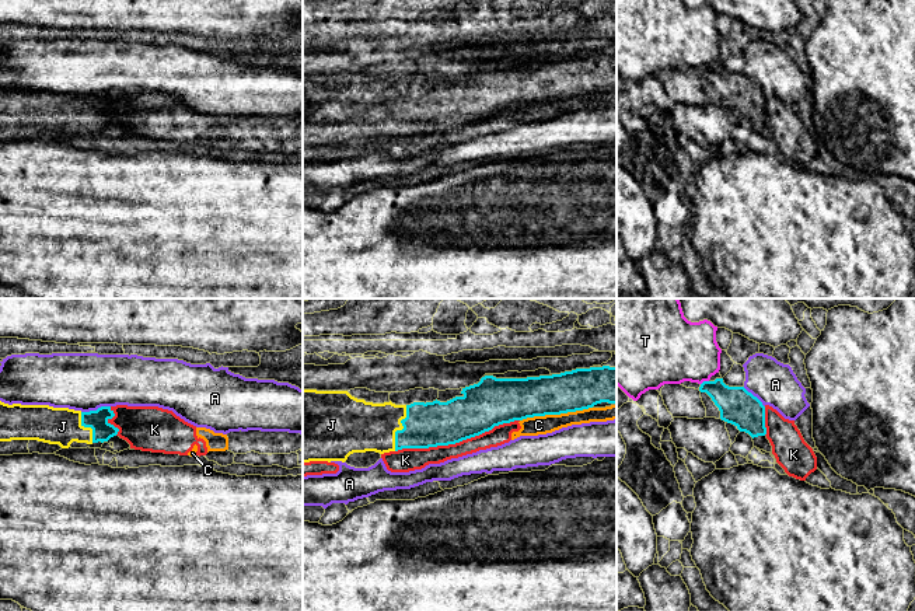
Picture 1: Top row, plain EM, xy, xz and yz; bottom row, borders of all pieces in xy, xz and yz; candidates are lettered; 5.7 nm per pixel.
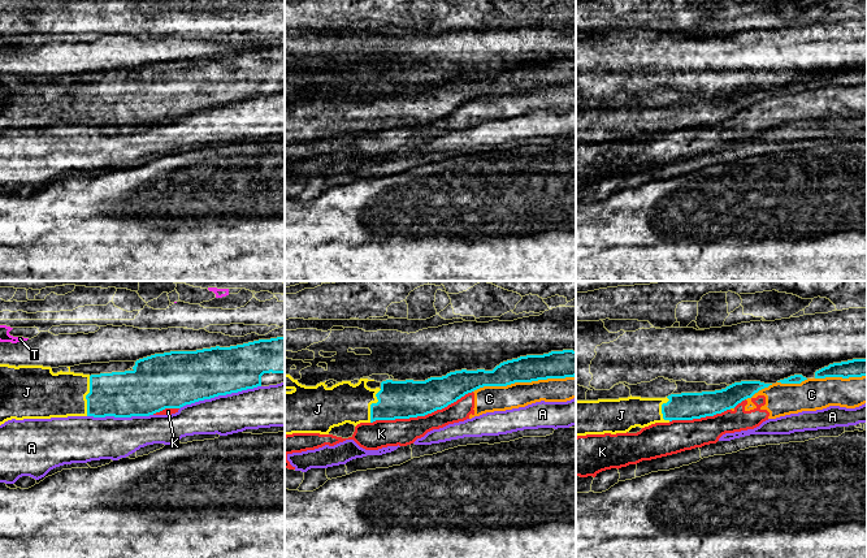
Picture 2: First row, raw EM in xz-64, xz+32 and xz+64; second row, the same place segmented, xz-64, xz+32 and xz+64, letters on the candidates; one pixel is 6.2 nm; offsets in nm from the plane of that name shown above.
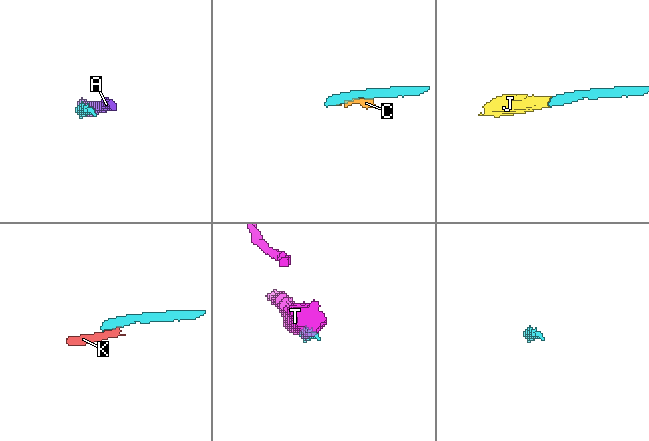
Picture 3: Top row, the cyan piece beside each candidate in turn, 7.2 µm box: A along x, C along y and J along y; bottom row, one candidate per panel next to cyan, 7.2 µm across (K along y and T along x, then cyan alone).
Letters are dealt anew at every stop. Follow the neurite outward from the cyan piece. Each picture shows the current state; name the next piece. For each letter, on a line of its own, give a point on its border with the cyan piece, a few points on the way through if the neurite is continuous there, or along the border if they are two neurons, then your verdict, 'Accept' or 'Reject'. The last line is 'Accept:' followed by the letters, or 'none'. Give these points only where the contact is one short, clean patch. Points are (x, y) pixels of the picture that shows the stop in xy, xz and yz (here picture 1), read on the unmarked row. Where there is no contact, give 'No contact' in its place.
A: Touches cyan at xy (97, 95). Reject
C: Touches cyan at xz (555, 100). Reject
J: Touches cyan at xz (402, 115). Path across: xz (435, 110), (402, 115), (359, 112). Accept
K: Touches cyan at xz (457, 128). Reject
T: Touches cyan at yz (704, 67). Reject
Accept: J

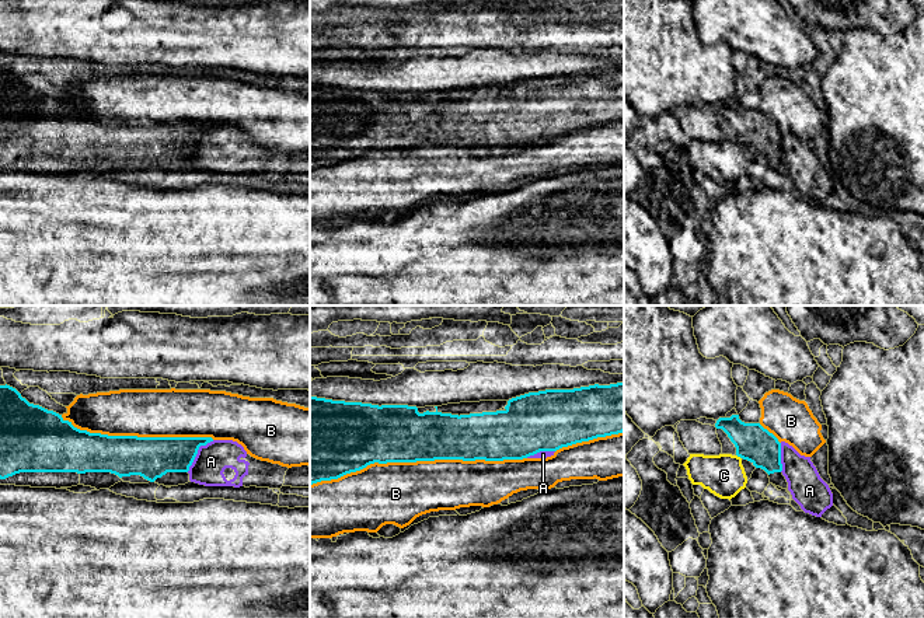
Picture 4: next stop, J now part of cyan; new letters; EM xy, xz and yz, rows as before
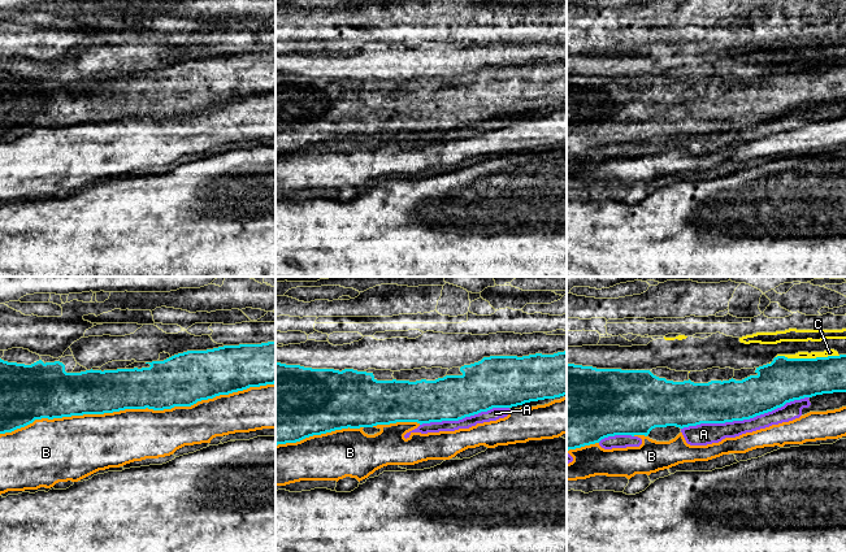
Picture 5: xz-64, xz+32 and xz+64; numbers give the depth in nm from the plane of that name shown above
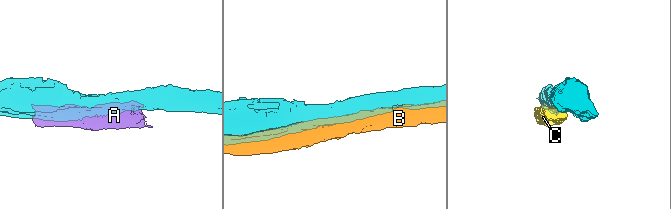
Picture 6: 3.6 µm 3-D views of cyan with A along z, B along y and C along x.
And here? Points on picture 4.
A: Touches cyan at xy (196, 139). Reject
B: Touches cyan at xz (418, 146). Reject
C: Touches cyan at yz (739, 142). Reject
Accept: none

